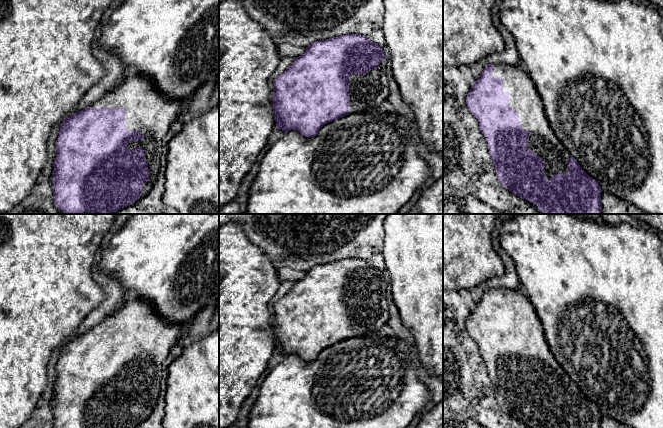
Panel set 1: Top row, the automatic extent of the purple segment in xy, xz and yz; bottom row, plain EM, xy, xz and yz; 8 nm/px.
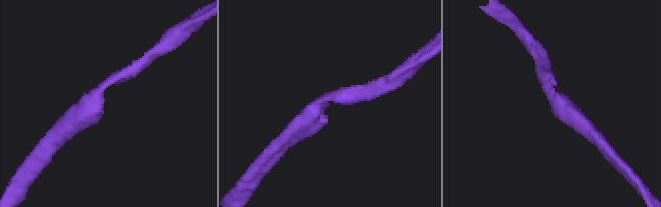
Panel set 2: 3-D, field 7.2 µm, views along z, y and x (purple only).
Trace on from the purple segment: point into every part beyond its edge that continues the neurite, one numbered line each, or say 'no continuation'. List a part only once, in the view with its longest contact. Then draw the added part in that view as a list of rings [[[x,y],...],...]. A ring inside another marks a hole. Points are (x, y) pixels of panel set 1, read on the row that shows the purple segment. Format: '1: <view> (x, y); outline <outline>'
1: yz (523, 97); outline [[[522,62],[516,66],[510,66],[505,63],[493,64],[493,77],[503,79],[503,91],[509,93],[509,107],[514,108],[519,113],[519,121],[523,125],[523,130],[529,131],[527,147],[540,156],[545,163],[543,177],[548,178],[550,181],[552,174],[566,174],[567,159],[572,155],[556,137],[551,128],[544,111],[543,101]]]

